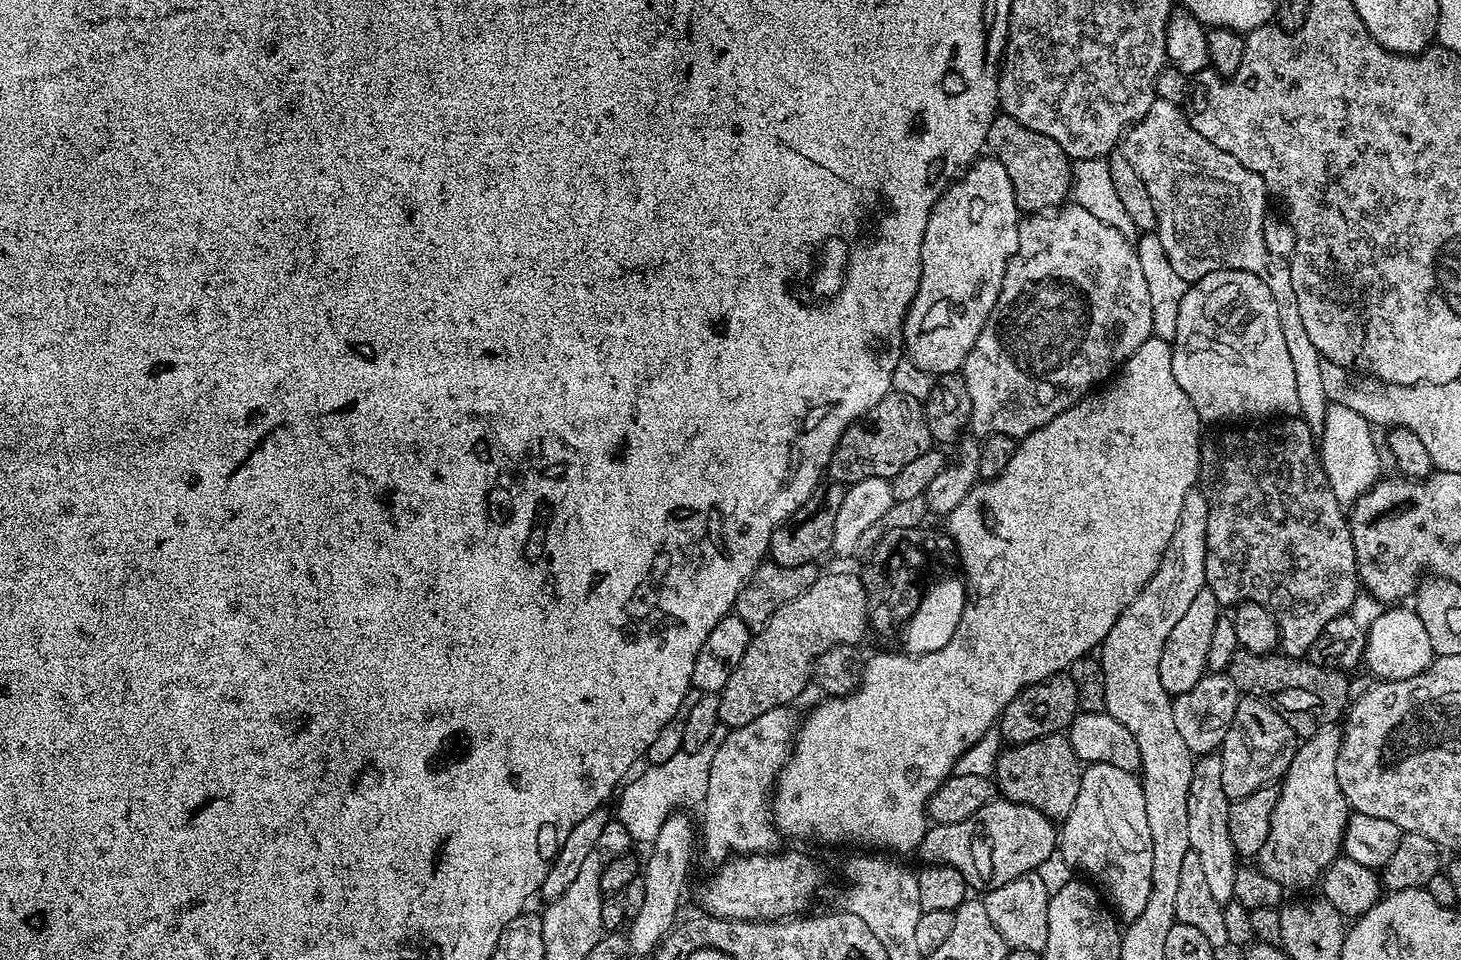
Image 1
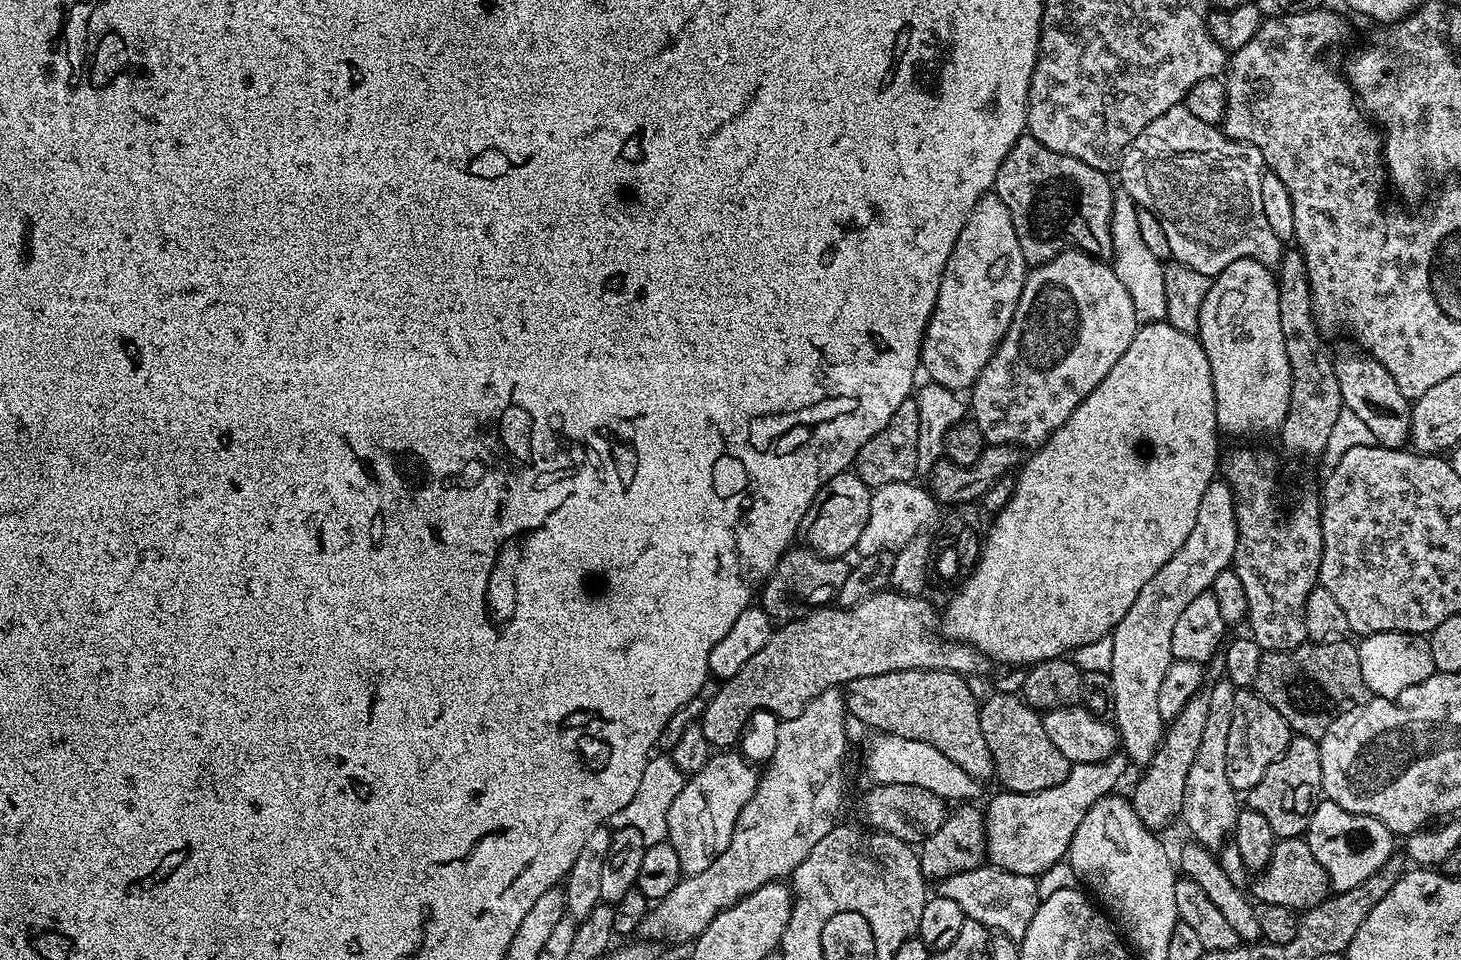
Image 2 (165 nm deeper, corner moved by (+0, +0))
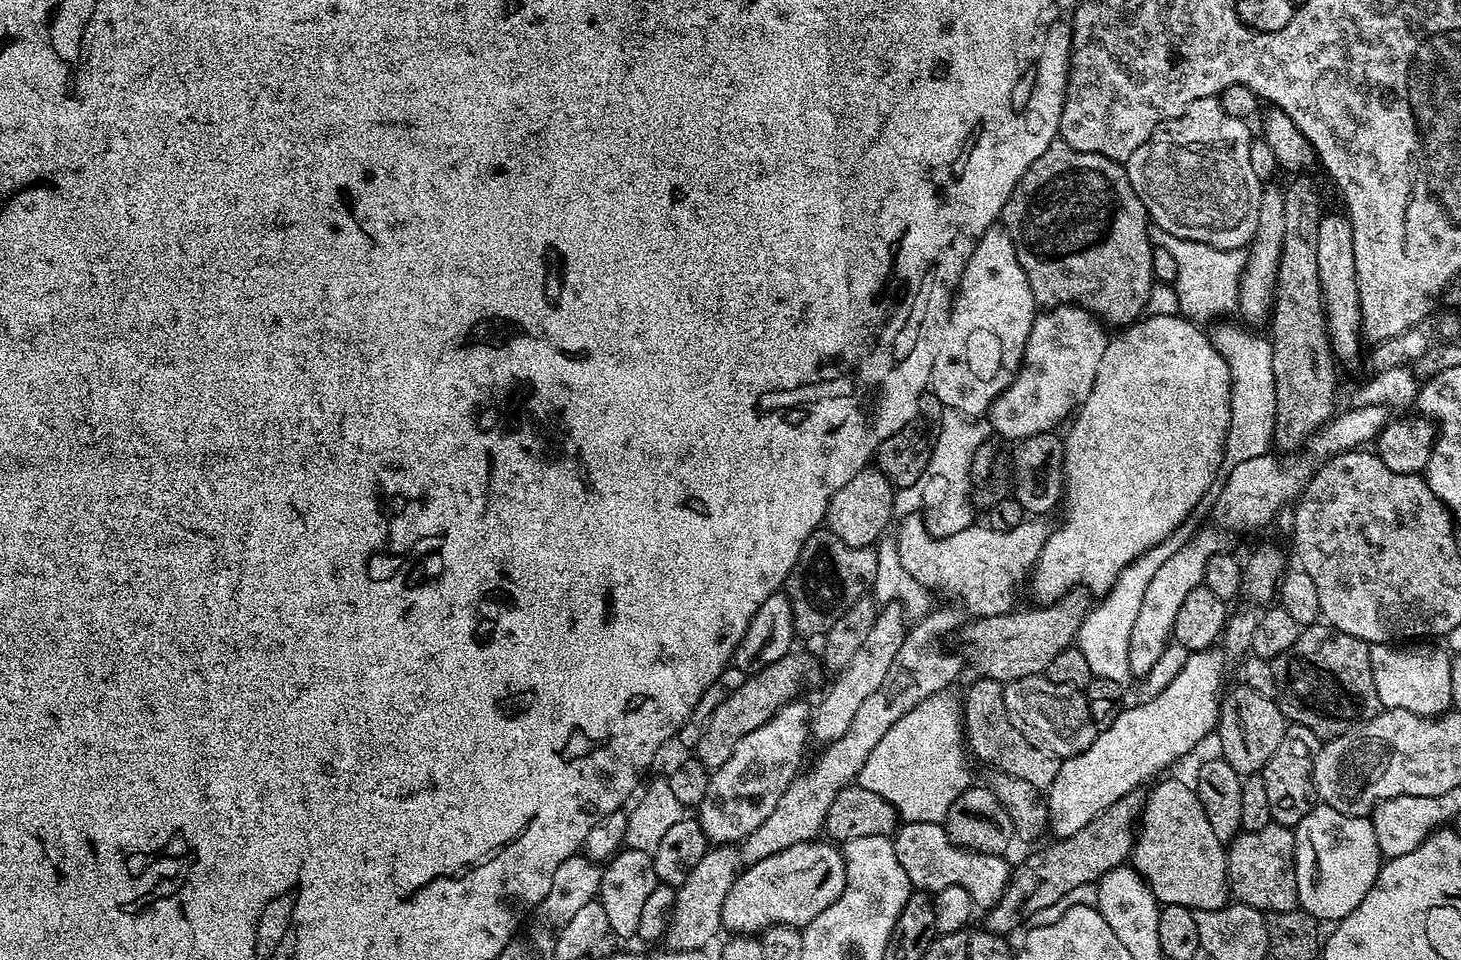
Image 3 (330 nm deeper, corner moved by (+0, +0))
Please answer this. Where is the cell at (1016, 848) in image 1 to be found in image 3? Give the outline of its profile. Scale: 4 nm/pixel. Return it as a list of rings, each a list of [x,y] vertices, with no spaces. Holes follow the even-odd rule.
[[[1216,646],[1204,648],[1200,652],[1189,652],[1186,666],[1182,666],[1182,671],[1178,674],[1178,678],[1174,678],[1174,682],[1170,682],[1170,686],[1166,686],[1166,690],[1162,690],[1162,694],[1145,699],[1143,701],[1145,704],[1136,704],[1133,708],[1132,705],[1125,707],[1124,712],[1118,714],[1118,718],[1114,718],[1114,722],[1110,728],[1097,731],[1094,742],[1090,742],[1090,746],[1086,746],[1086,750],[1082,750],[1082,754],[1074,754],[1073,756],[1060,760],[1058,778],[1054,778],[1052,785],[1046,789],[1048,823],[1053,837],[1063,838],[1070,834],[1078,834],[1078,830],[1082,830],[1082,826],[1086,826],[1086,822],[1090,822],[1098,814],[1102,814],[1102,810],[1106,810],[1106,806],[1118,802],[1118,798],[1122,798],[1126,794],[1137,791],[1141,786],[1144,786],[1140,784],[1146,783],[1155,772],[1160,772],[1163,768],[1170,767],[1175,760],[1180,760],[1187,752],[1194,751],[1211,732],[1213,735],[1214,729],[1217,727],[1220,719],[1220,705],[1222,703],[1222,691],[1220,692],[1220,687],[1224,684],[1224,660],[1226,661],[1225,653]]]

